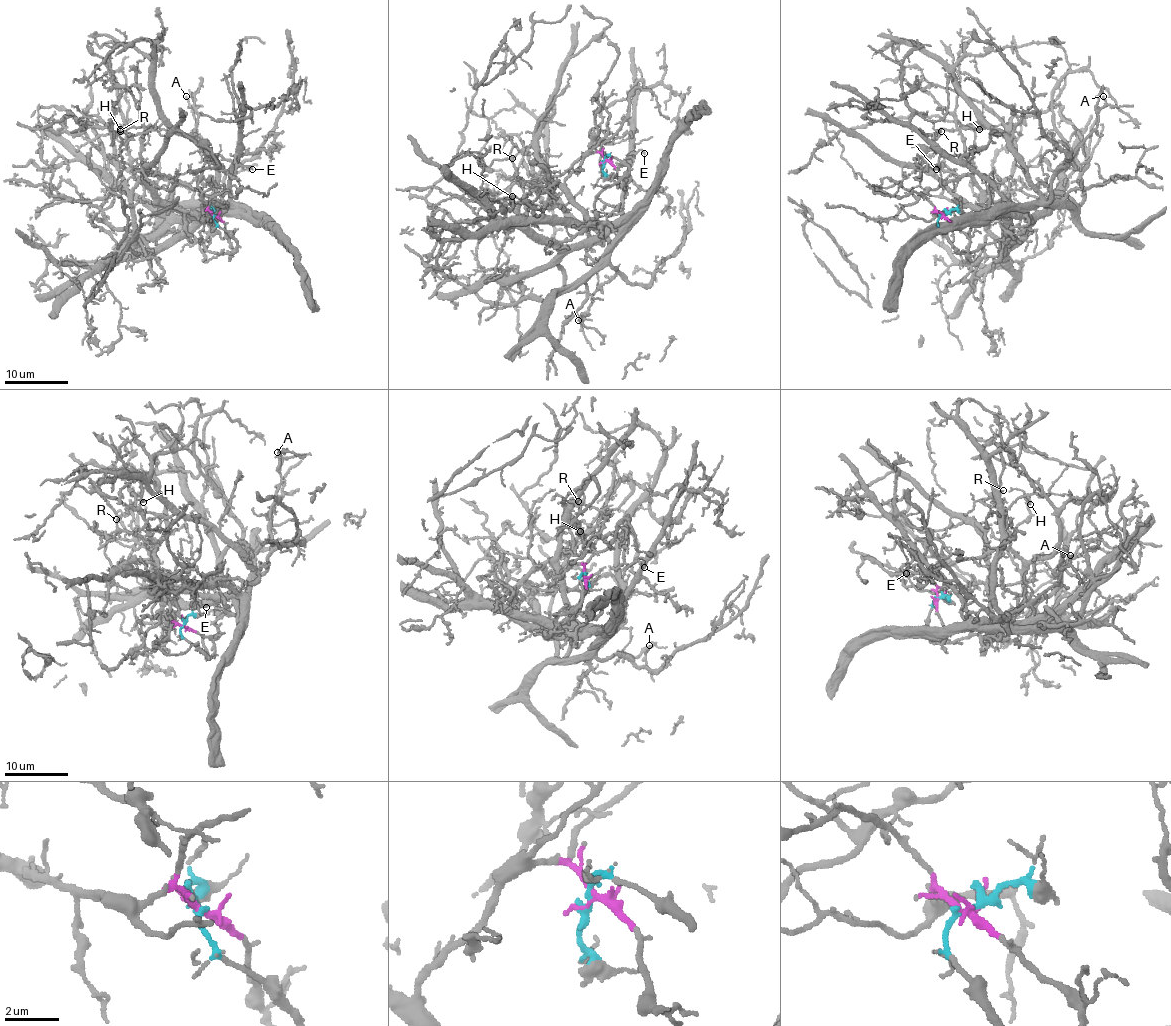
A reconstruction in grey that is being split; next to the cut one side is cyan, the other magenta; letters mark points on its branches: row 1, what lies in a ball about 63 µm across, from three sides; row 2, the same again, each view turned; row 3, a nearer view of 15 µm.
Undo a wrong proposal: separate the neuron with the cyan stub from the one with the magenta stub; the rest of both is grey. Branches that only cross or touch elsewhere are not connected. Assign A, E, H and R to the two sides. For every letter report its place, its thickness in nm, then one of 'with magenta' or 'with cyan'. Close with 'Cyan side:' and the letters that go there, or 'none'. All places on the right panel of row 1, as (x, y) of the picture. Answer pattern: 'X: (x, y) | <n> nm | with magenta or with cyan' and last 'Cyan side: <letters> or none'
A: (1103, 96) | 110 nm | with magenta
E: (936, 169) | 130 nm | with magenta
H: (979, 129) | 110 nm | with magenta
R: (941, 131) | 110 nm | with magenta
Cyan side: none

